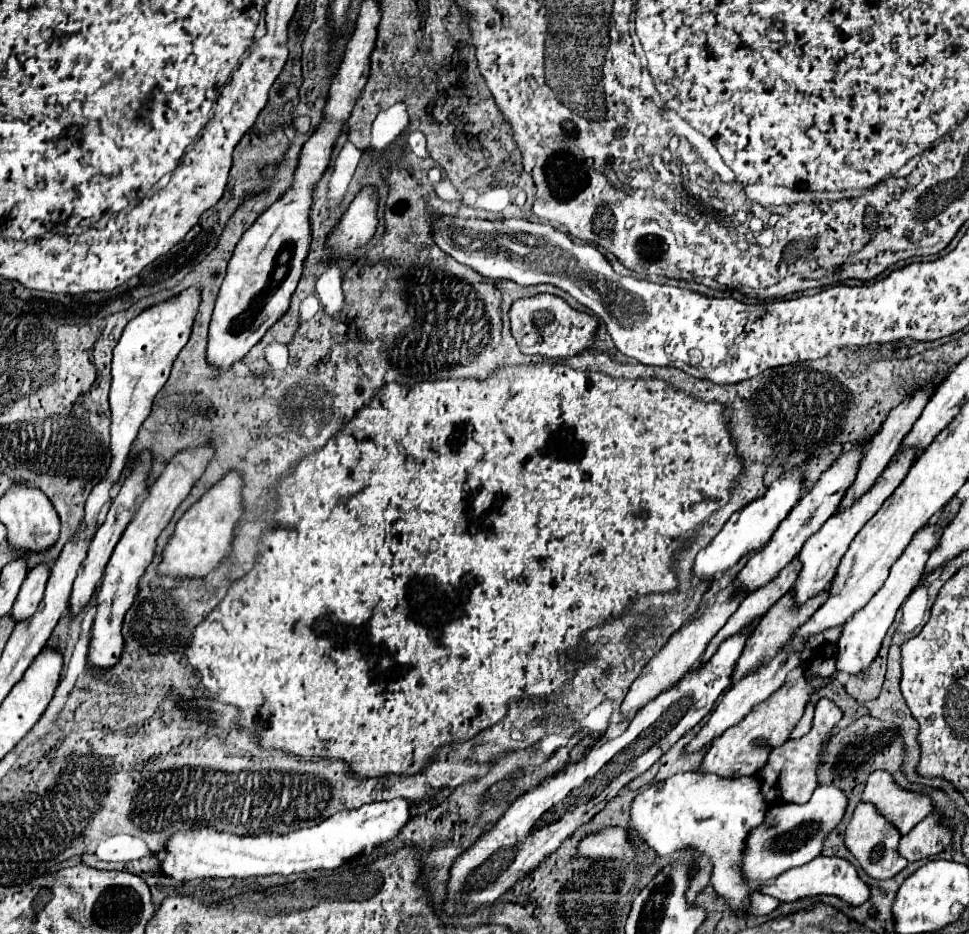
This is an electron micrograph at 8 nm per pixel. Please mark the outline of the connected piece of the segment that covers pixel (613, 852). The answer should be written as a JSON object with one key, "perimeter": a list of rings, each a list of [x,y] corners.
{"perimeter":[[[620,828],[612,830],[600,830],[592,834],[590,838],[584,838],[580,842],[580,854],[596,858],[596,856],[612,856],[612,858],[622,858],[622,856],[632,856],[632,842],[628,834]]]}

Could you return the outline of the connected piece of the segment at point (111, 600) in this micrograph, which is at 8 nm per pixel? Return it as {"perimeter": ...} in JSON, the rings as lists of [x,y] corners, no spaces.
{"perimeter":[[[200,446],[200,448],[186,450],[186,452],[180,452],[178,456],[174,456],[174,460],[166,466],[162,476],[150,486],[146,500],[140,504],[140,510],[136,512],[136,518],[128,524],[120,542],[116,544],[112,558],[106,564],[100,588],[96,592],[96,614],[94,614],[94,622],[92,622],[92,630],[90,630],[90,646],[88,646],[88,672],[92,672],[94,676],[104,674],[106,670],[110,670],[112,666],[118,664],[122,650],[124,650],[122,622],[124,622],[126,612],[138,598],[138,582],[156,554],[156,540],[158,540],[160,532],[172,520],[176,508],[190,494],[194,482],[200,478],[202,470],[206,468],[206,462],[210,462],[212,454],[214,454],[214,450],[210,446]]]}

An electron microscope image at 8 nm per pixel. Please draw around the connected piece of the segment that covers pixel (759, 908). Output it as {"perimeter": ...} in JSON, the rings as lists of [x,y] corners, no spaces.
{"perimeter":[[[752,894],[752,910],[748,910],[748,914],[766,916],[776,908],[778,908],[778,902],[774,898],[768,898],[768,896],[762,896],[762,894]]]}

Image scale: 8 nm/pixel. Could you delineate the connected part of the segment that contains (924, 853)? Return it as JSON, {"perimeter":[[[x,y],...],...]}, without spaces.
{"perimeter":[[[930,814],[924,818],[924,822],[916,824],[906,836],[900,838],[898,854],[908,862],[916,862],[942,852],[950,840],[952,832],[940,824],[938,814]]]}

